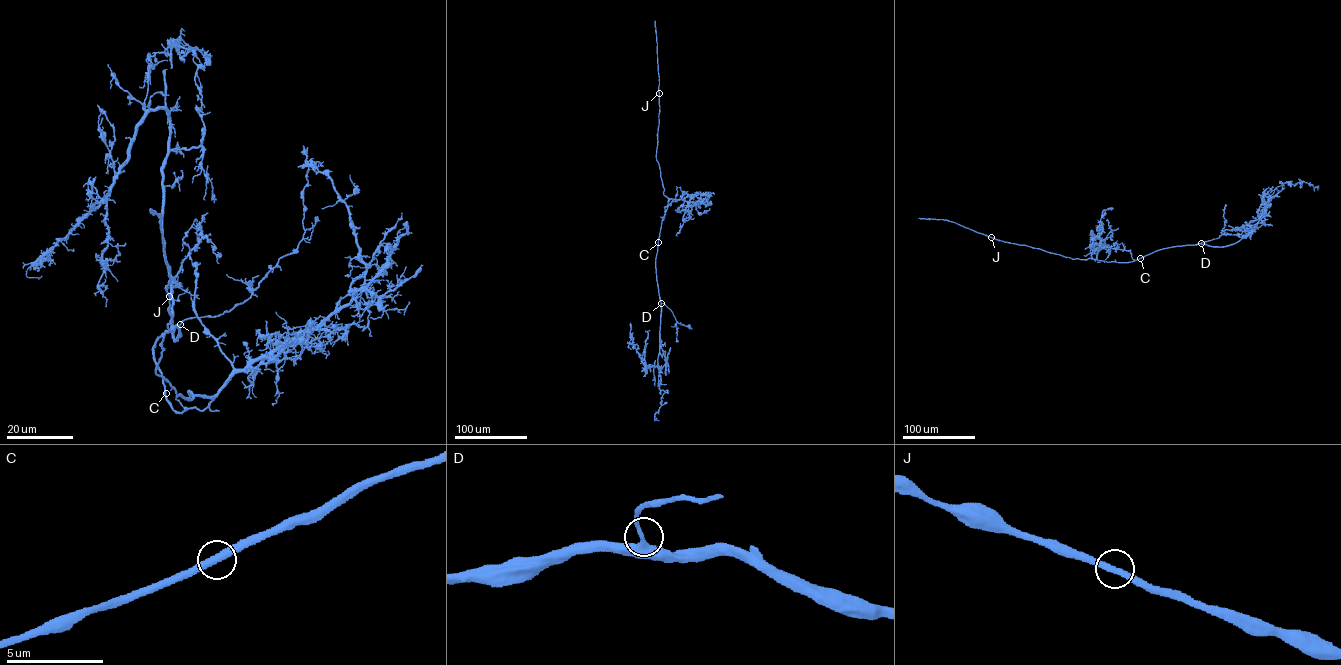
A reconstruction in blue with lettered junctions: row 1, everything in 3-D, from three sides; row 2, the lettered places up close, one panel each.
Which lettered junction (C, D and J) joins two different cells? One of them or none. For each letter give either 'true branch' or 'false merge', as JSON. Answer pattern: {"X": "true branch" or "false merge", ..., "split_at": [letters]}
{"C": "true branch", "D": "true branch", "J": "true branch", "split_at": []}

